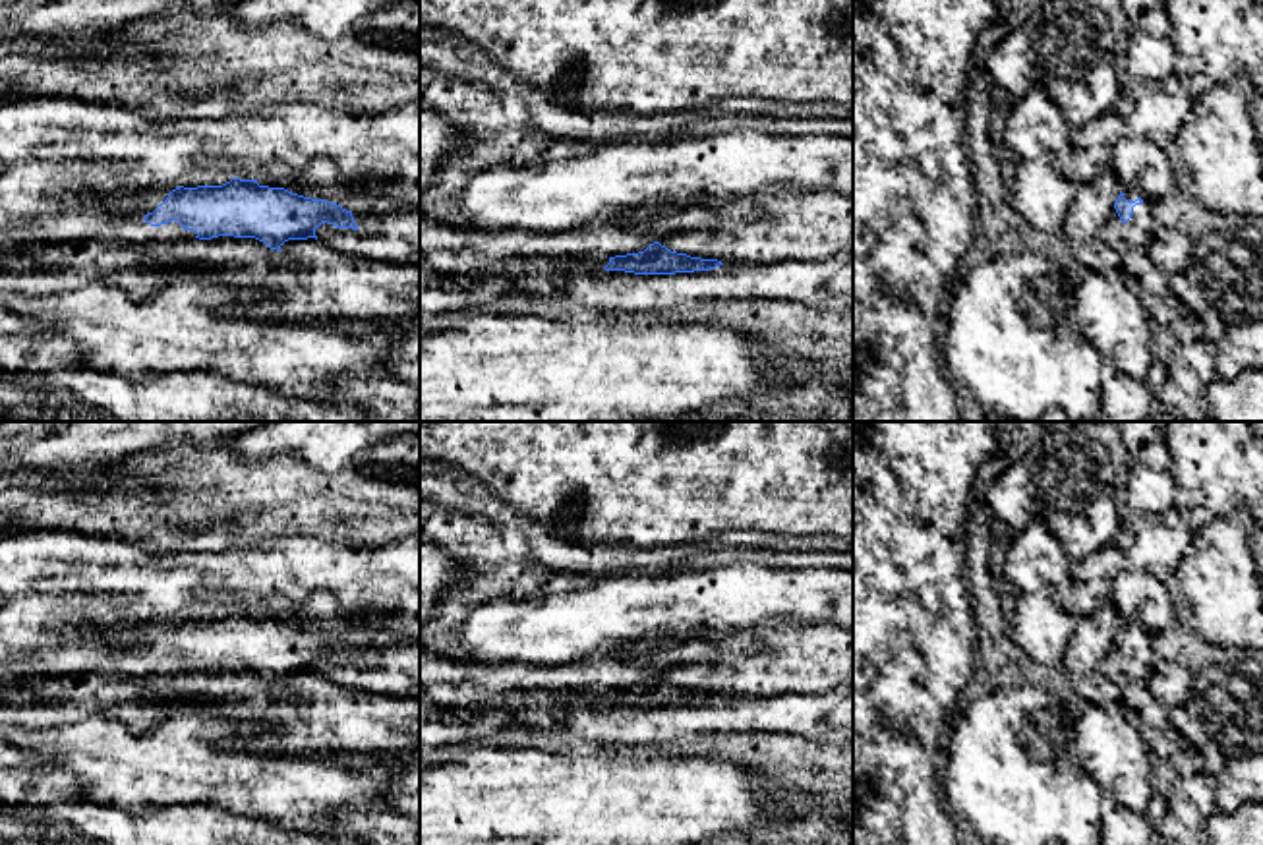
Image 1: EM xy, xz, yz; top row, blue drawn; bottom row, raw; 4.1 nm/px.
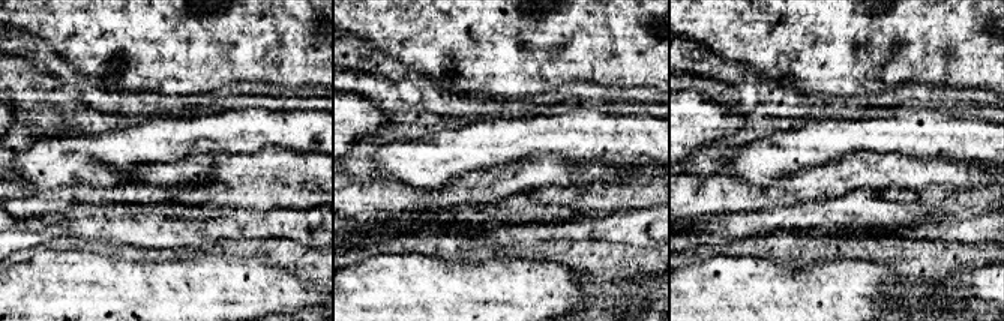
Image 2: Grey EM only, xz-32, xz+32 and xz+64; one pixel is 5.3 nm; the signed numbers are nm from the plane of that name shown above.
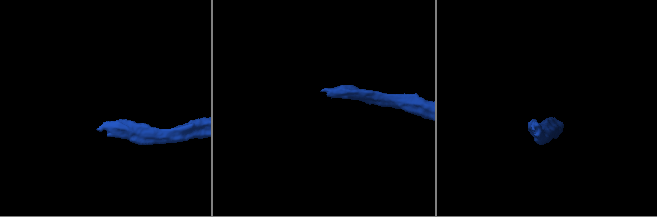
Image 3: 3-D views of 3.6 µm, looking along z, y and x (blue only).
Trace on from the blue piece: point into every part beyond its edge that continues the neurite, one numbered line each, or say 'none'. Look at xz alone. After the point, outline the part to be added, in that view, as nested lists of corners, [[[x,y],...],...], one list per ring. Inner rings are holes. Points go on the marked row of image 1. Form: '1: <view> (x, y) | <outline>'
none

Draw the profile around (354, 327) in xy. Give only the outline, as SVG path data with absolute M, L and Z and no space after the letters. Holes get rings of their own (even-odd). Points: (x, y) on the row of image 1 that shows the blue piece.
M319 319L329 325L340 325L350 336L358 338L367 335L369 329L381 325L381 321L367 321L367 319Z

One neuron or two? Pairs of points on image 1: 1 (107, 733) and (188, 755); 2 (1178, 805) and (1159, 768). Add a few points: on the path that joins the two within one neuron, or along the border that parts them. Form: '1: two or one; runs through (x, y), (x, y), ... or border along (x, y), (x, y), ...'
1: one; runs through (126, 753), (169, 755)
2: one; runs through (1178, 795), (1165, 778)

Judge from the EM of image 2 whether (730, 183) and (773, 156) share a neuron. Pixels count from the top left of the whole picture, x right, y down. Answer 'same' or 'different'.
different

